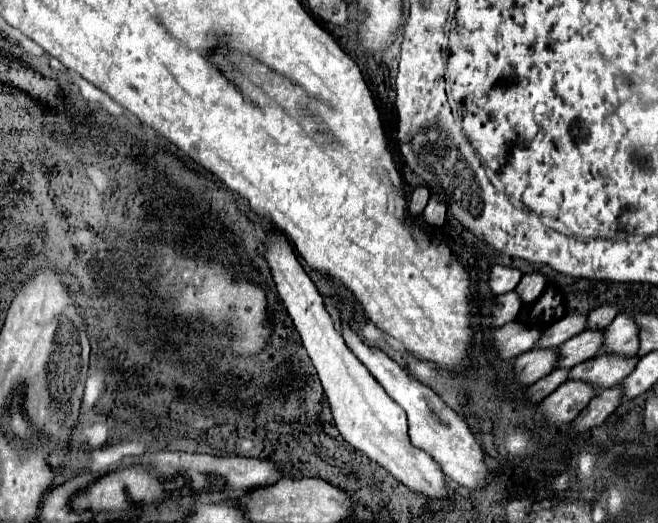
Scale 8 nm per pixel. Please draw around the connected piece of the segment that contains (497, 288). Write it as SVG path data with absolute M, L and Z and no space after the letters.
M493 266L489 270L489 288L493 294L505 294L505 292L515 290L519 280L521 280L521 272L515 268Z

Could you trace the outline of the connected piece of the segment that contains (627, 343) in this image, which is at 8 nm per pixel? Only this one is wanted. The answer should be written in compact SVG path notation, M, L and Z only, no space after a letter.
M621 312L615 316L615 320L605 328L605 354L637 354L639 348L639 338L637 338L637 324L633 322L631 314Z

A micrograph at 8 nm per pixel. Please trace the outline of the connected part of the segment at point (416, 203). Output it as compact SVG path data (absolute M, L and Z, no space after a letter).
M417 186L417 188L415 188L415 192L411 194L411 200L409 200L409 206L407 206L407 212L409 212L411 218L421 216L423 208L427 206L429 196L431 196L431 192L429 192L427 186Z

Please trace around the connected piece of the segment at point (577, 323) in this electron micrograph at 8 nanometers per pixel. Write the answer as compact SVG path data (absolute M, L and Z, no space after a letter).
M567 314L561 320L553 322L551 326L547 326L541 334L541 342L537 342L535 348L541 346L553 346L559 348L565 340L573 338L575 334L583 332L587 326L587 316L585 314Z

